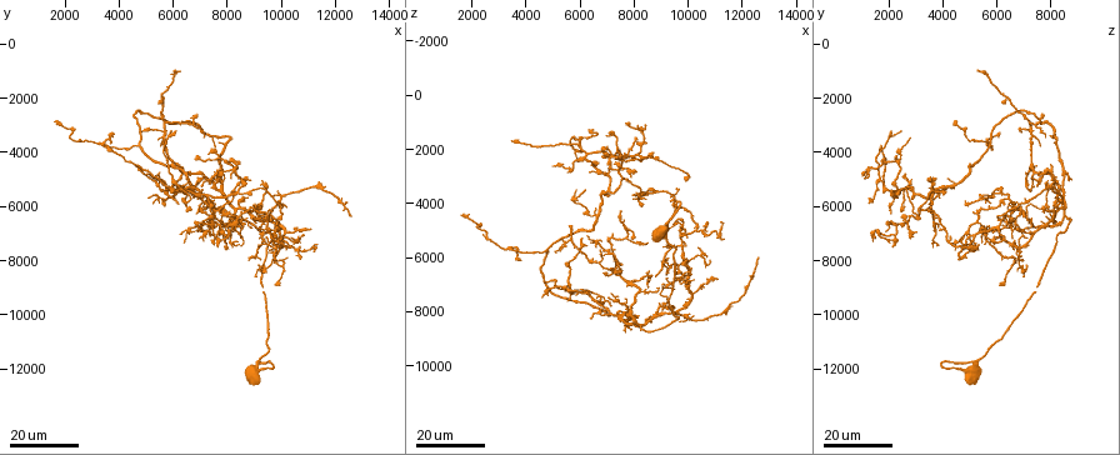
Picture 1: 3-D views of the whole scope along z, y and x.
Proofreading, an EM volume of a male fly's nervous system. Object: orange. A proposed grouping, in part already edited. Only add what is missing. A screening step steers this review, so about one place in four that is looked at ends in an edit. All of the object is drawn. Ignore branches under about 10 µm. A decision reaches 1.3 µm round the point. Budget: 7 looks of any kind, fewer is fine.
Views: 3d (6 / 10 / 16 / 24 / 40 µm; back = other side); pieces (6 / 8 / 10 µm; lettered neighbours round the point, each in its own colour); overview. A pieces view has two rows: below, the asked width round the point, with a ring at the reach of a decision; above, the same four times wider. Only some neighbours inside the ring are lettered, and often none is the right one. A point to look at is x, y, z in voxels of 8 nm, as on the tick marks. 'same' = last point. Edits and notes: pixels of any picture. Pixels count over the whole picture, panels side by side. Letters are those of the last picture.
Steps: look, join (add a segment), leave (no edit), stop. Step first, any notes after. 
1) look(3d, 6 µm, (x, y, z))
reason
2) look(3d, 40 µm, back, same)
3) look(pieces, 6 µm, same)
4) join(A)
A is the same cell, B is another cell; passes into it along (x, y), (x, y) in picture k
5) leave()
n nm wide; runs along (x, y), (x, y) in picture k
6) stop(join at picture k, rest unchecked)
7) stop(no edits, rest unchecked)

look(3d, 24 µm, (6200, 5900, 3600))
end of a long branch

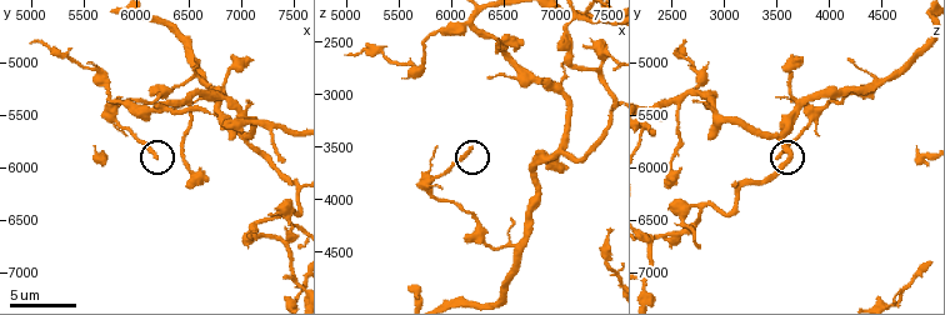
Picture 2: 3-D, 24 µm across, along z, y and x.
look(3d, 6 µm, (6180, 5880, 3520))

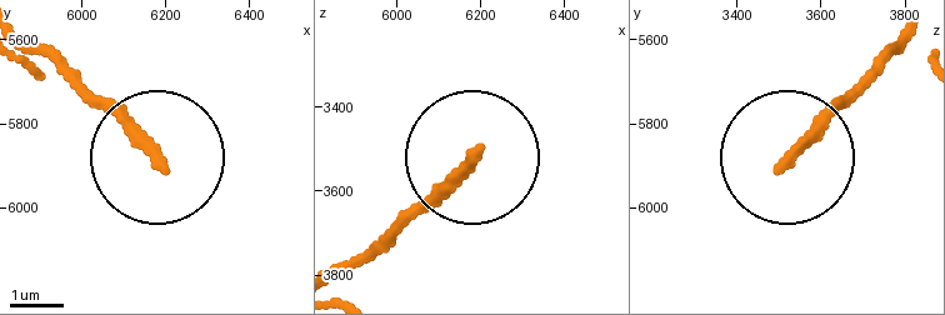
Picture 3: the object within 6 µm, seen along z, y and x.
look(pieces, 6 µm, (6190, 5895, 3515))
what lies round it

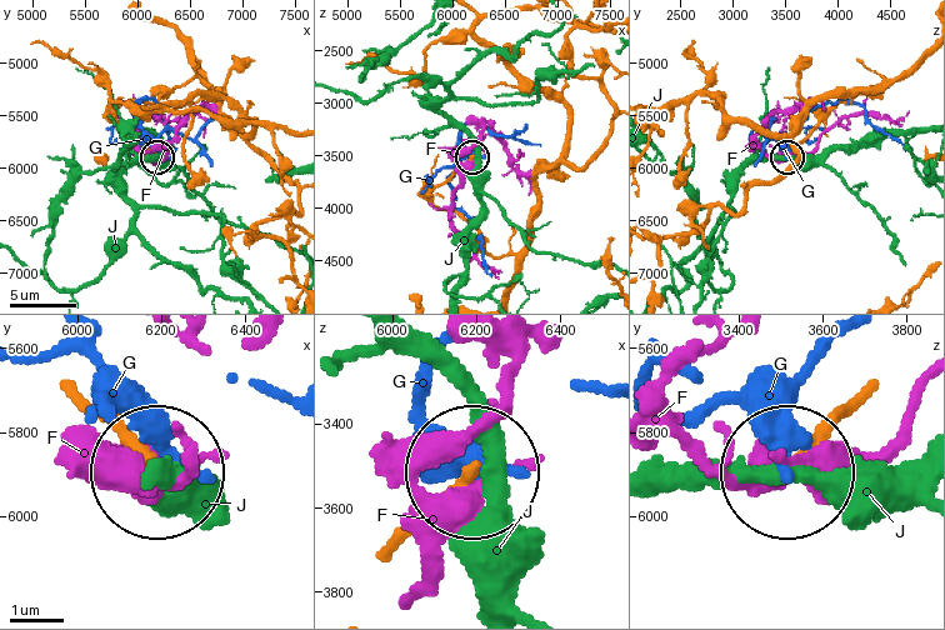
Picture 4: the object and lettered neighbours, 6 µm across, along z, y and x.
leave()
190 nm wide; F, G and J are other cells; runs along (503, 293), (515, 259), (489, 253), (431, 199), (471, 159) in picture 4; none of them fits

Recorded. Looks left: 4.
look(pieces, 6 µm, (6540, 6160, 2460))
branch stops here

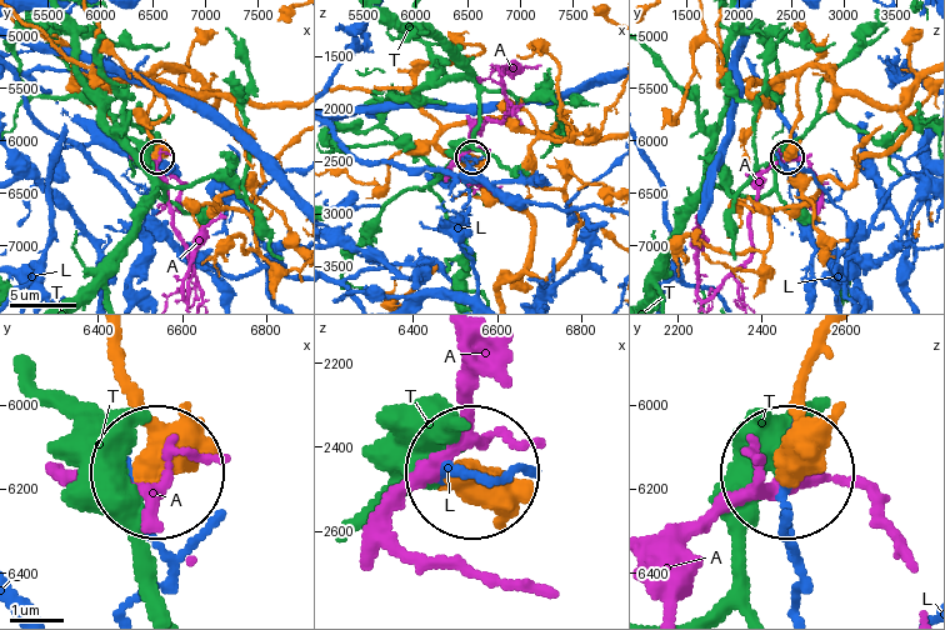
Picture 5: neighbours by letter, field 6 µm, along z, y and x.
leave()
A, L and T are other cells; runs along (119, 346), (154, 464) in picture 5; no lettered segment goes on from it

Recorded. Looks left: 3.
look(3d, 24 µm, (6300, 5700, 1300))
branch stops here

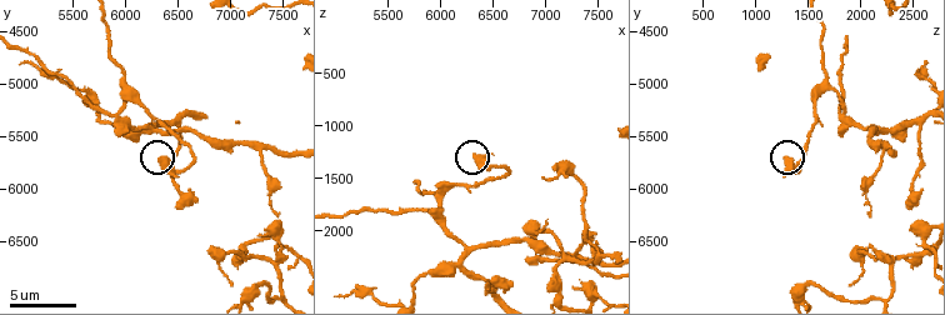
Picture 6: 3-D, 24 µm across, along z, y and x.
look(pieces, 8 µm, (6360, 5700, 1300))

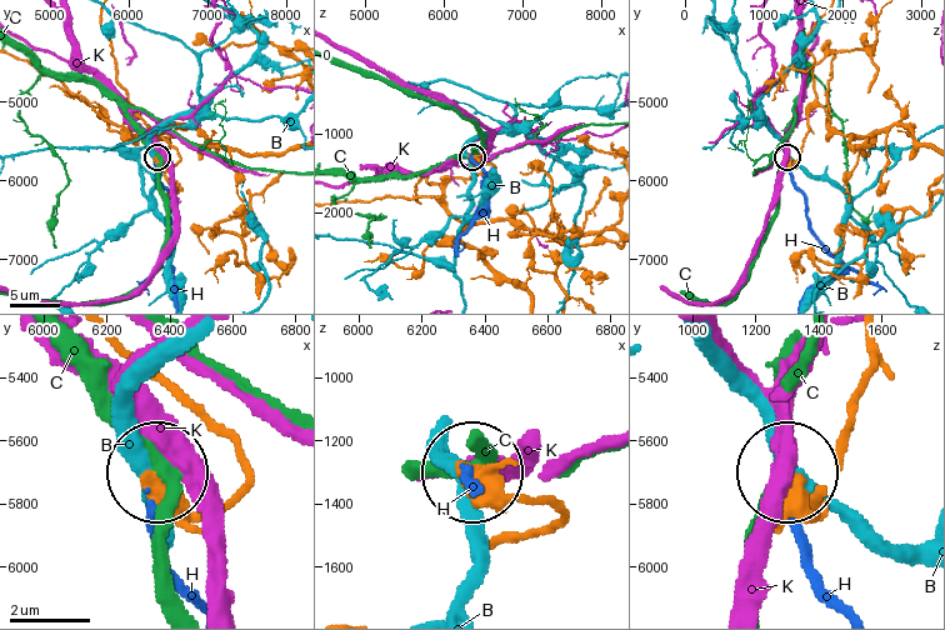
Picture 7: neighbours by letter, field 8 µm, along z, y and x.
leave()
B, C, H and K are other cells; none of them fits

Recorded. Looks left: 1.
stop(no edits, rest unchecked)

